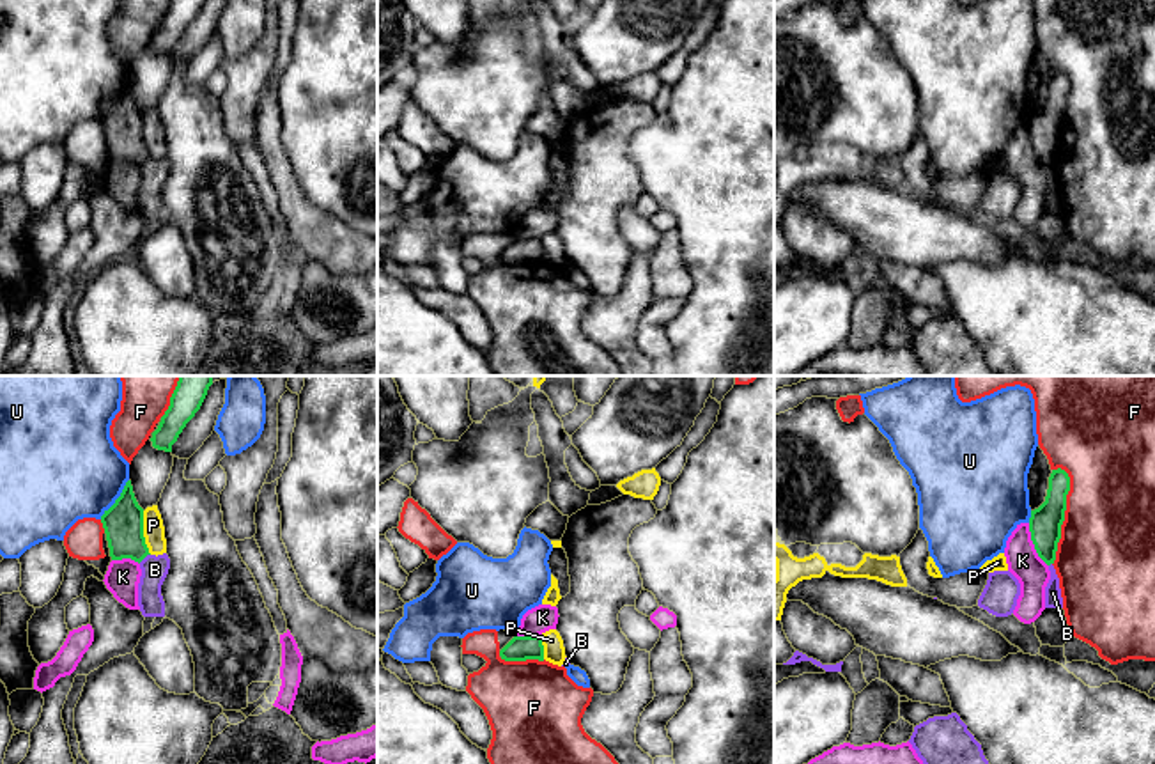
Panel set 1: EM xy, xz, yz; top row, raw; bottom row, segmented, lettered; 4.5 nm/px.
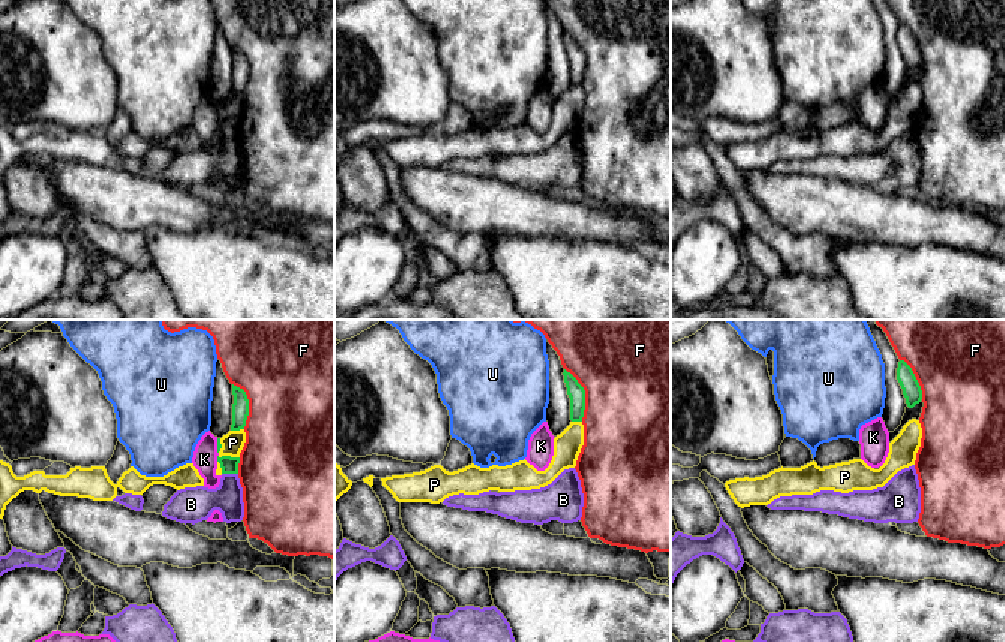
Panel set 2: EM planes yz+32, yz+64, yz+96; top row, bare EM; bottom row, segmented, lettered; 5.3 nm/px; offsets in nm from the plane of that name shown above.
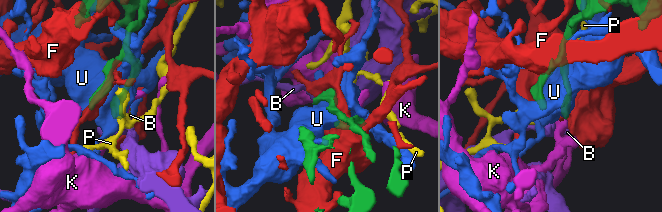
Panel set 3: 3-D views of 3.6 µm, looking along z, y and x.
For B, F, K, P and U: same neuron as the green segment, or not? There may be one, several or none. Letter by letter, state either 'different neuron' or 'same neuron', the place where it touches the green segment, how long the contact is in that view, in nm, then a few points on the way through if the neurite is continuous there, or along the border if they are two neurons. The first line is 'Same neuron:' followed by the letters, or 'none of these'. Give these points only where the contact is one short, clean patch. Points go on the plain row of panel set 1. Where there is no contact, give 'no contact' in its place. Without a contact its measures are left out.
Same neuron: none of these
B: different neuron | xy (144, 160) | 70 nm | along xy (149, 156), (139, 165)
F: different neuron | yz (1063, 119) | 440 nm
K: different neuron | yz (1033, 146) | 220 nm | along yz (1028, 126), (1033, 151), (1047, 169)
P: different neuron | xy (142, 135) | 200 nm
U: different neuron | xy (117, 101) | 220 nm

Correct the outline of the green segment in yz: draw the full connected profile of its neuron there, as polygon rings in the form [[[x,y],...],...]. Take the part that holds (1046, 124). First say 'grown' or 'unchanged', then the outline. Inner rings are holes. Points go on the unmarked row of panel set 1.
unchanged; [[[1052,73],[1045,105],[1031,113],[1029,135],[1038,160],[1047,167],[1054,167],[1058,145],[1061,142],[1061,128],[1065,124],[1066,97],[1070,94],[1070,80],[1065,73]]]

